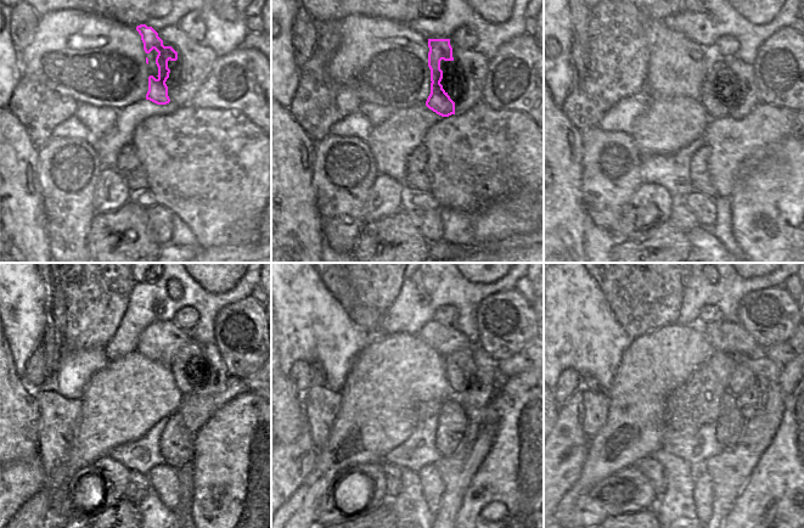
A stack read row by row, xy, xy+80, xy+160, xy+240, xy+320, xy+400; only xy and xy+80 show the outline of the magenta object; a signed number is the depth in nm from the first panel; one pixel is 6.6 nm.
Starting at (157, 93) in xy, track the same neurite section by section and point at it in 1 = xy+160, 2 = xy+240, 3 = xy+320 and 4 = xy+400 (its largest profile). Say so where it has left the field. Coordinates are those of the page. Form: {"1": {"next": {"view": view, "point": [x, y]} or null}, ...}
{"1": {"next": {"view": "xy+160", "point": [717, 102]}}, "2": {"next": {"view": "xy+240", "point": [186, 364]}}, "3": {"next": {"view": "xy+320", "point": [460, 369]}}, "4": {"next": {"view": "xy+400", "point": [742, 377]}}}

